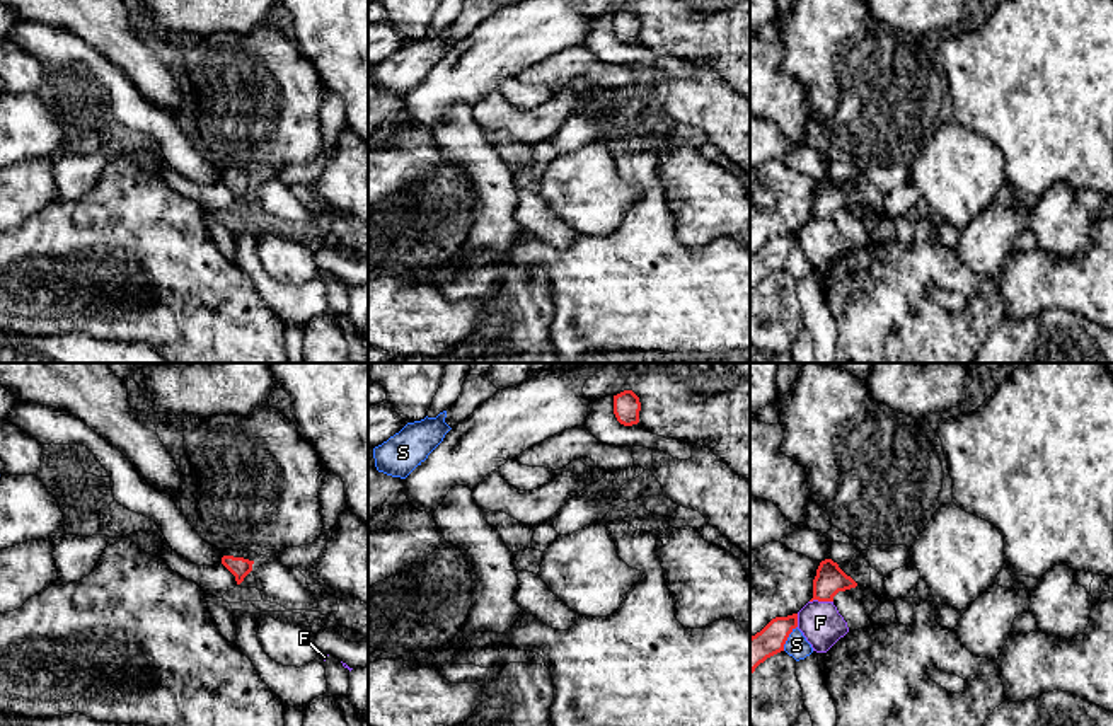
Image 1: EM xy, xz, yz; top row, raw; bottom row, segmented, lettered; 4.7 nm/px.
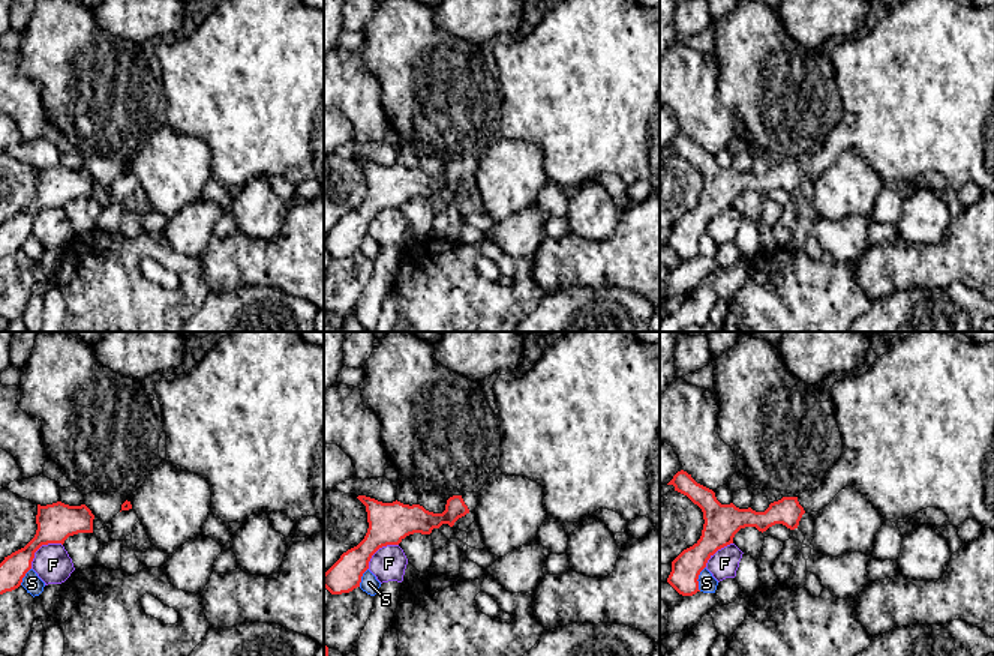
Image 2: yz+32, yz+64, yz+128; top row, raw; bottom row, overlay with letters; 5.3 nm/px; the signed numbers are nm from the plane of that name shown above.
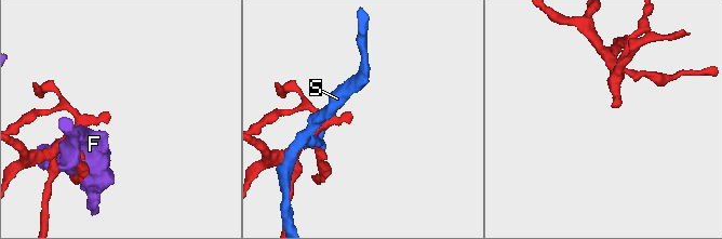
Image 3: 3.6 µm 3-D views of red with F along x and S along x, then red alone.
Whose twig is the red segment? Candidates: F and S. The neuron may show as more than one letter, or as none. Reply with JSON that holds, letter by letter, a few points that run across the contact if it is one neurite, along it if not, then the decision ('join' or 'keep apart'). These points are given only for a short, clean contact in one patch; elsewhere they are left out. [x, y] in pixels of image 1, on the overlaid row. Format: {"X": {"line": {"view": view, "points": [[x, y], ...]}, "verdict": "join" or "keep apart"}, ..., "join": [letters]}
{"F": {"verdict": "keep apart"}, "S": {"verdict": "keep apart"}, "join": []}

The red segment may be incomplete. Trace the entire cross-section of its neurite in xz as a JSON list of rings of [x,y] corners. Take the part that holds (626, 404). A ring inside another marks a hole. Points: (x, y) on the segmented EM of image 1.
[[[624,390],[614,395],[614,414],[617,421],[624,426],[632,426],[639,423],[641,402],[632,390]]]

